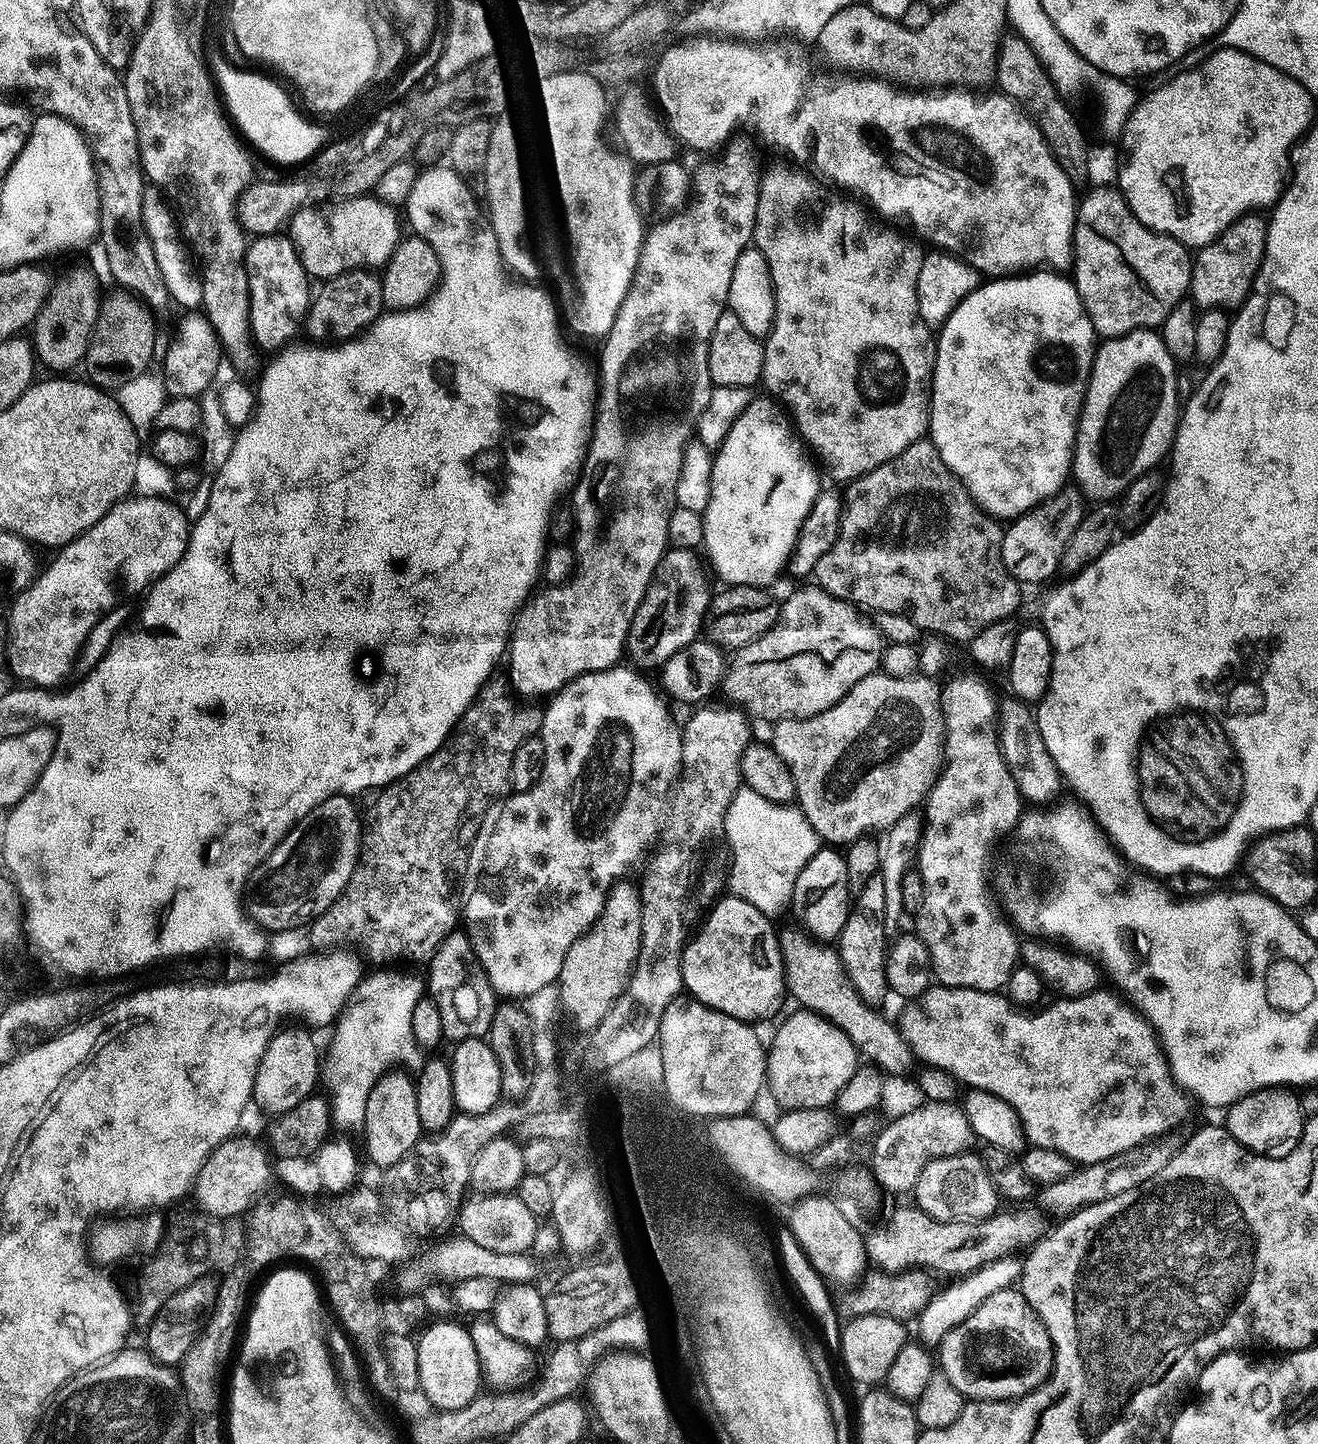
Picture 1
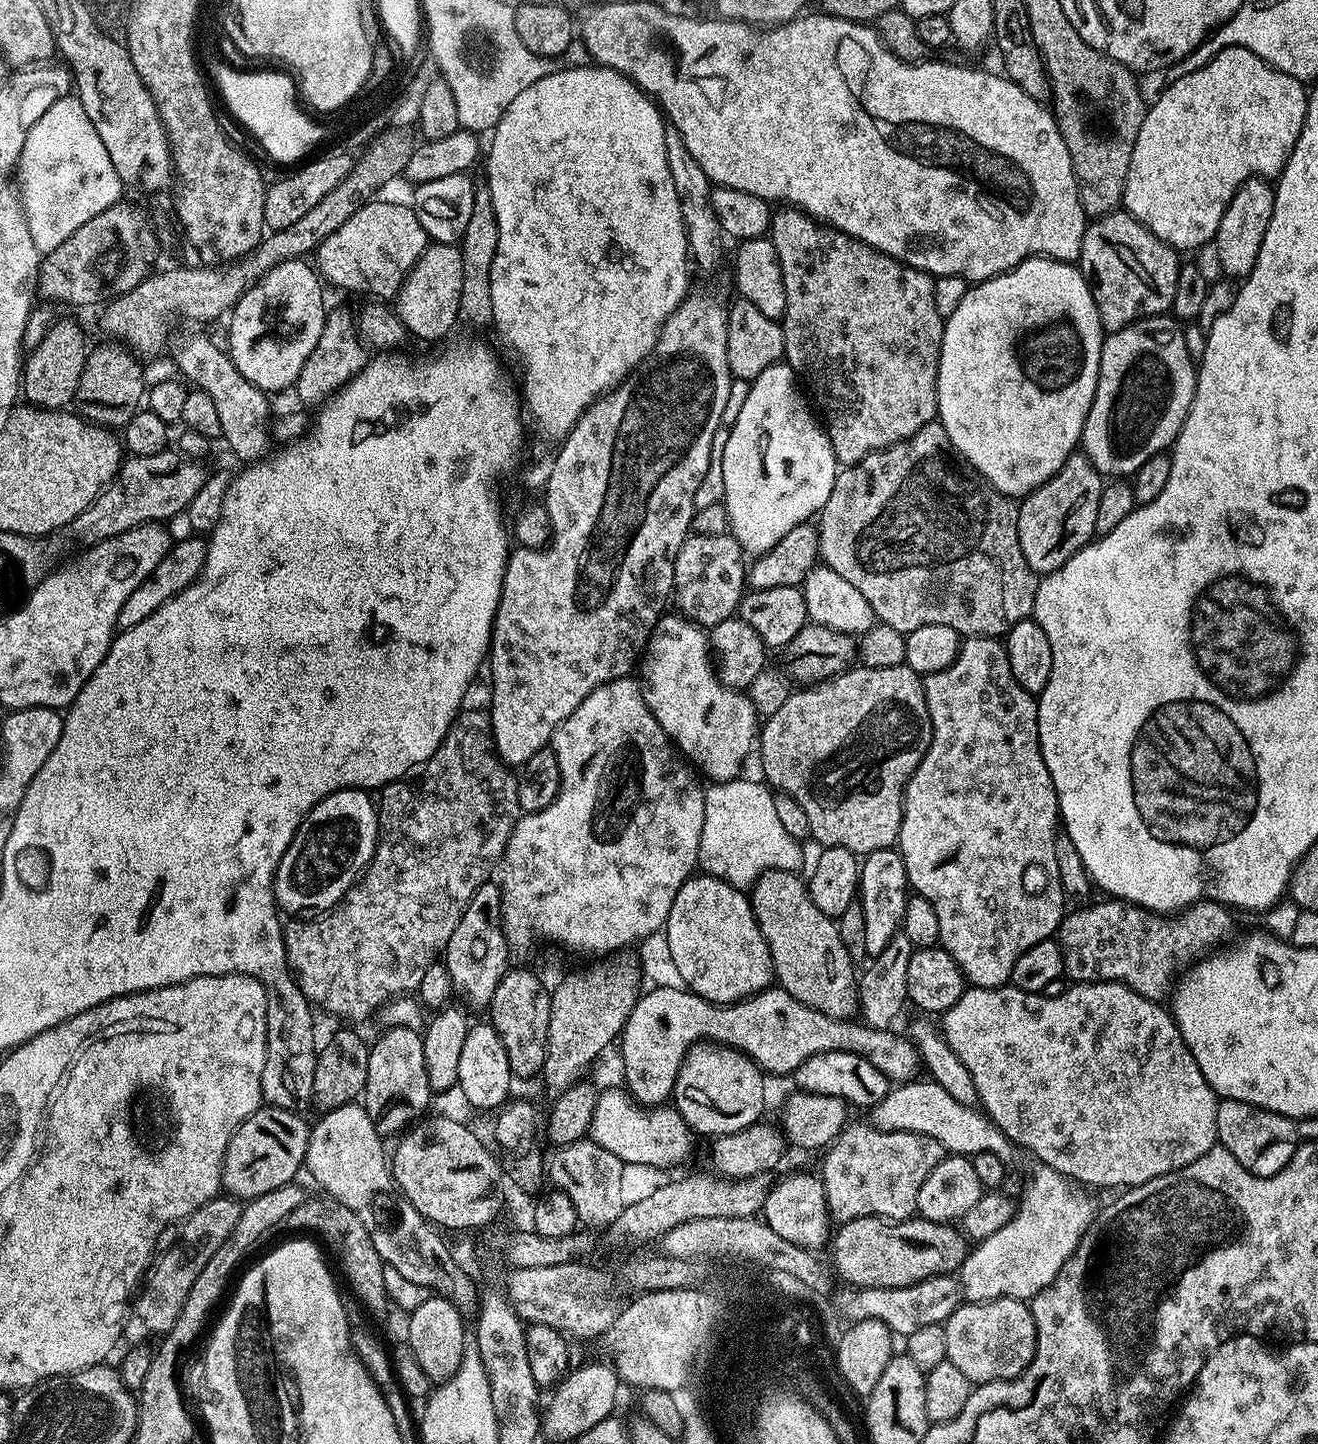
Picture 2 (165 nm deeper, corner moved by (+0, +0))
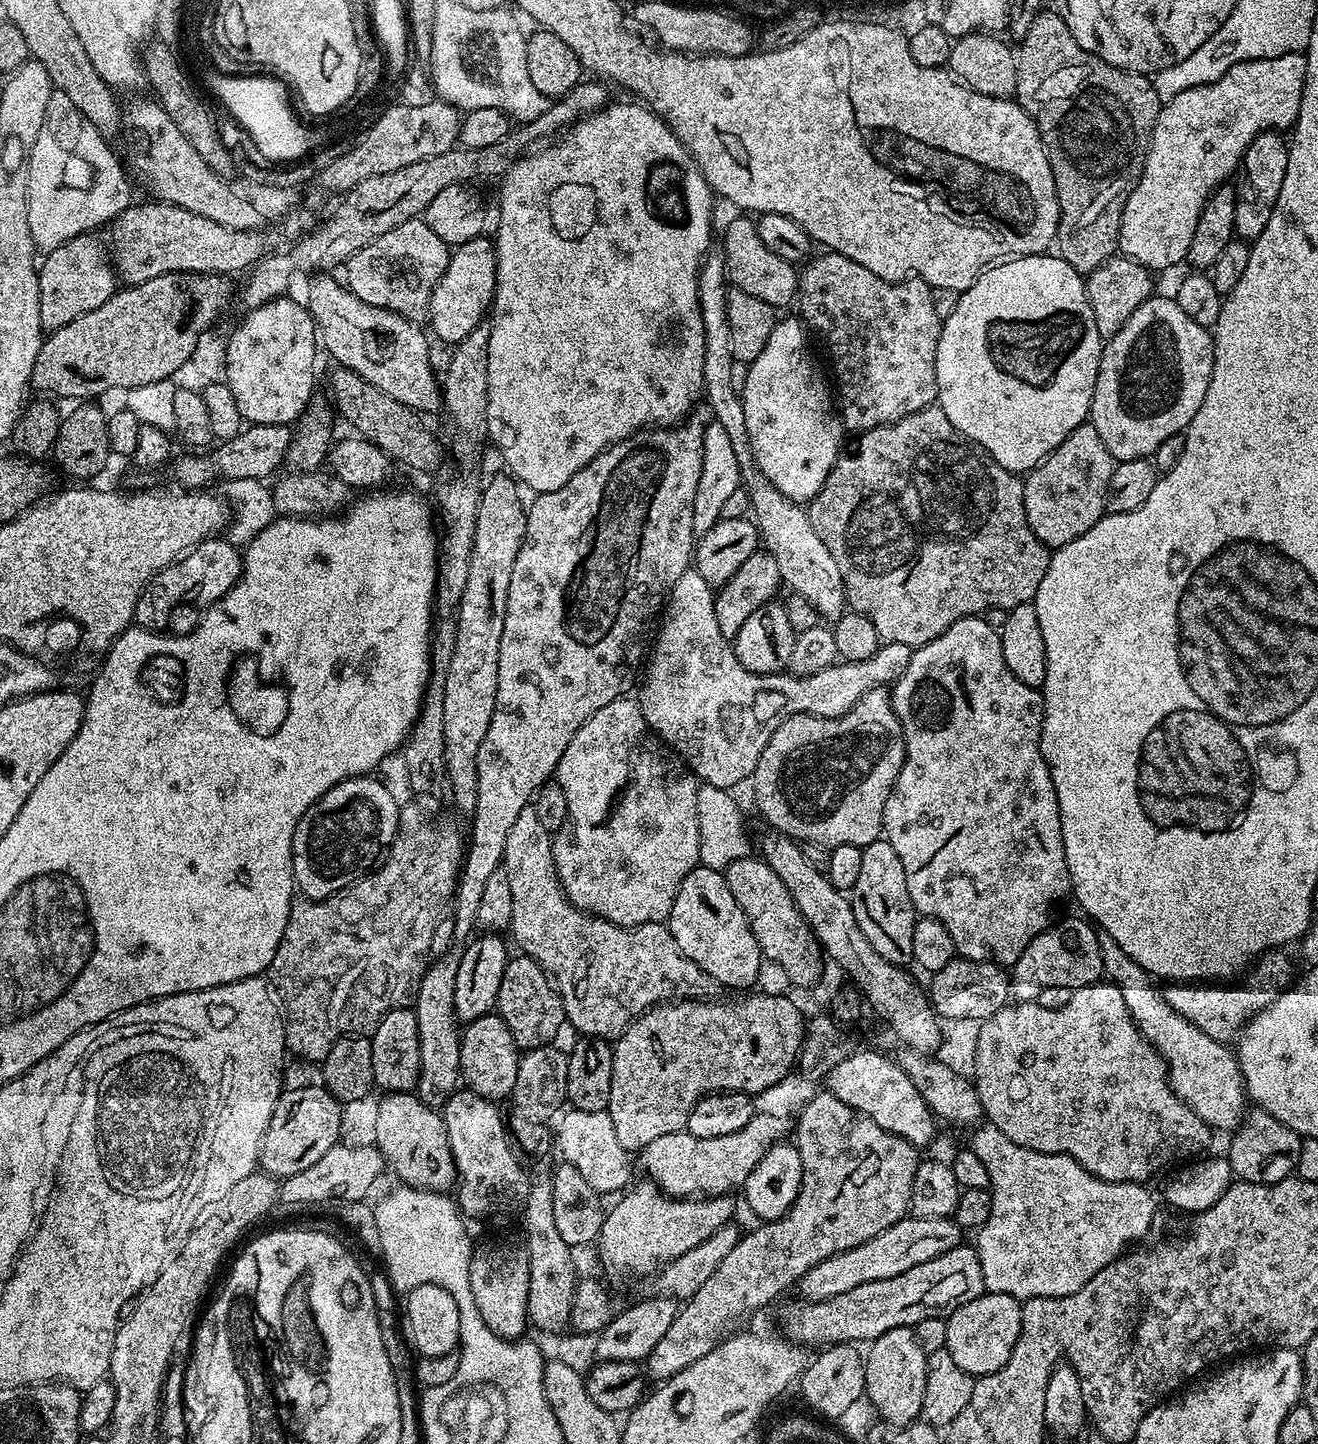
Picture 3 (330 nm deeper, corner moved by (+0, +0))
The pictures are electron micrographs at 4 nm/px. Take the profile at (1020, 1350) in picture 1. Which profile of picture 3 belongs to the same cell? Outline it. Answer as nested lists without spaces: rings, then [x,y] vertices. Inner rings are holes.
[[[985,1291],[983,1296],[974,1298],[974,1302],[966,1302],[948,1313],[944,1346],[950,1358],[954,1358],[954,1362],[958,1362],[958,1366],[962,1366],[962,1370],[966,1370],[973,1378],[1002,1370],[1002,1366],[1010,1362],[1014,1342],[1018,1342],[1022,1326],[1020,1306],[1021,1301],[1010,1294]]]

